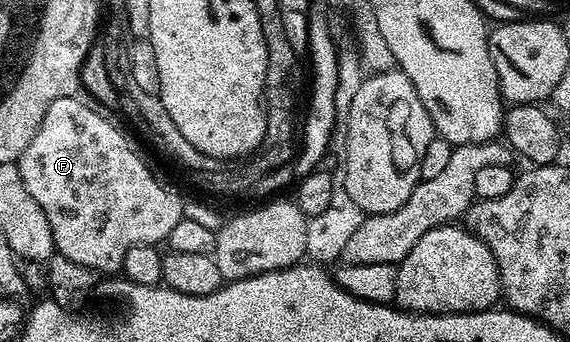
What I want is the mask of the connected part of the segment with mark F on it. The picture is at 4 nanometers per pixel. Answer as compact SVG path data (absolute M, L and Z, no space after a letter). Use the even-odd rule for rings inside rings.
M74 95L50 102L50 110L46 110L38 134L34 134L30 146L20 155L18 167L26 190L30 190L34 202L38 202L38 206L46 210L46 218L50 218L57 253L70 258L70 262L93 268L98 274L116 274L123 269L130 246L159 245L167 241L170 230L185 219L186 212L179 194L171 192L148 169L147 162L132 149L131 142L104 117L107 115L91 103L83 104L80 99L79 95Z

